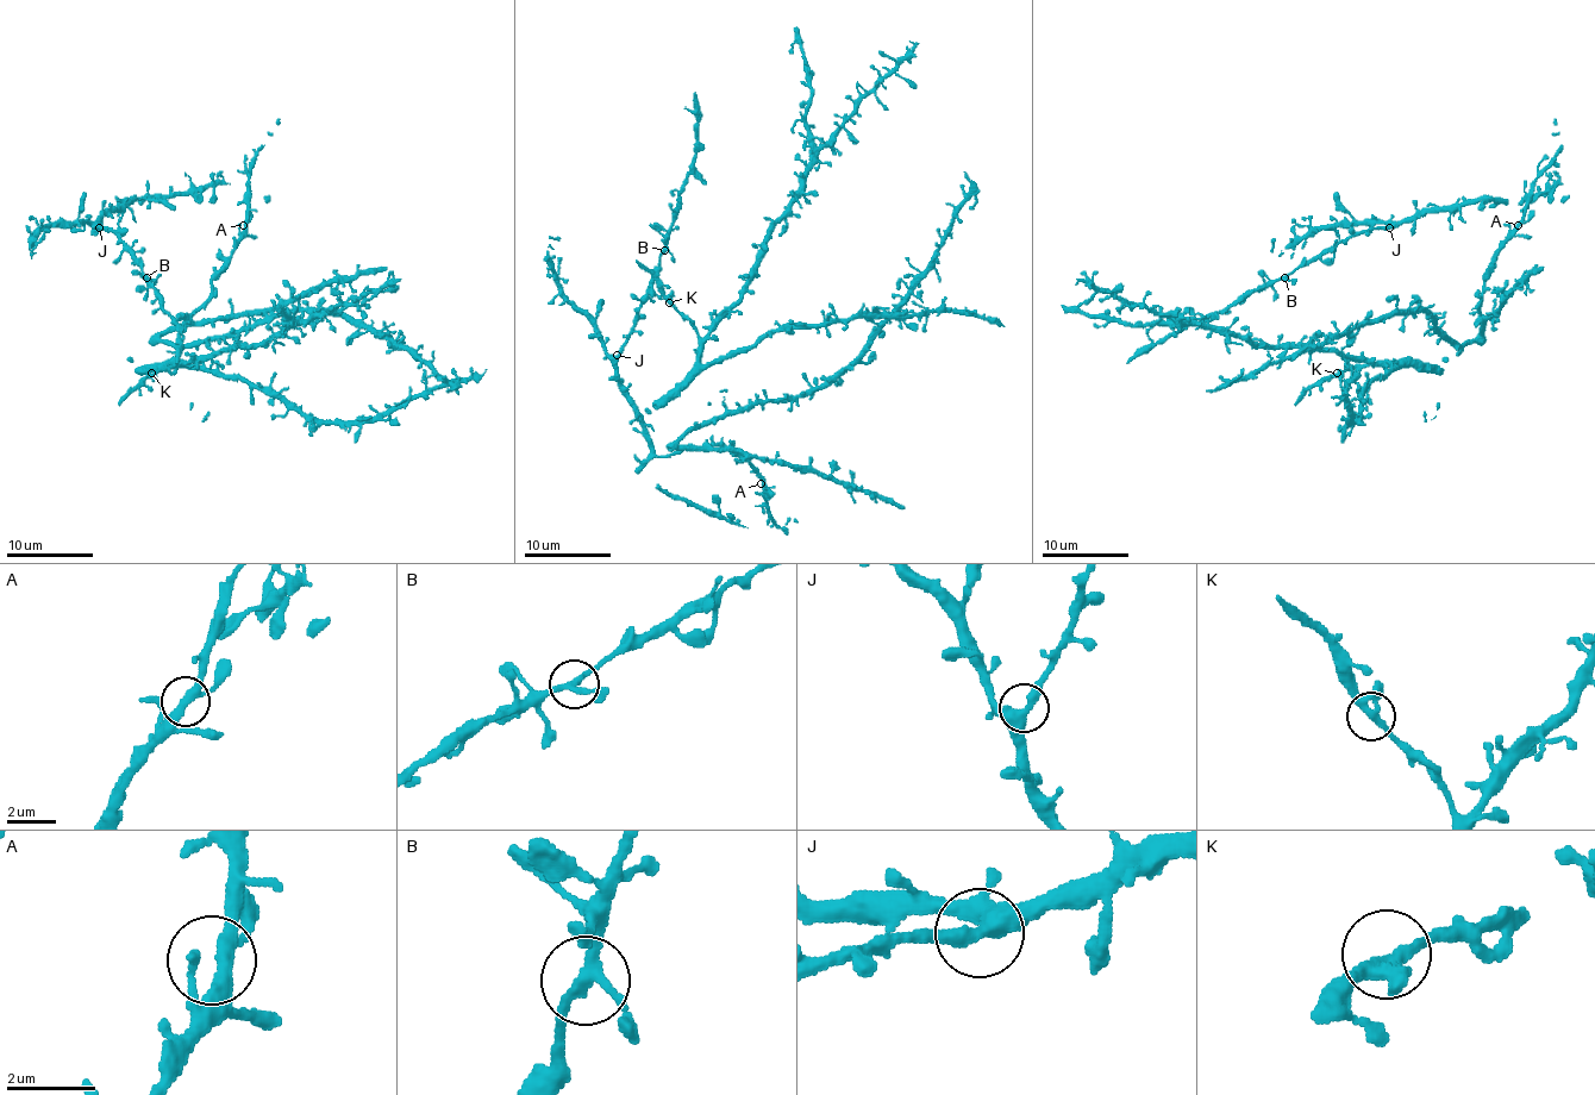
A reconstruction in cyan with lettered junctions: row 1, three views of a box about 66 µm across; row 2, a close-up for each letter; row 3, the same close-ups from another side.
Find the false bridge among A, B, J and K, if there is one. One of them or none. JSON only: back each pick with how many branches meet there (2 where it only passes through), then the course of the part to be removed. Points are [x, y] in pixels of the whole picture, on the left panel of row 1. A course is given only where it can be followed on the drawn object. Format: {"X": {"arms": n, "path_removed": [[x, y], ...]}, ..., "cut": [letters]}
{"cut": []}

